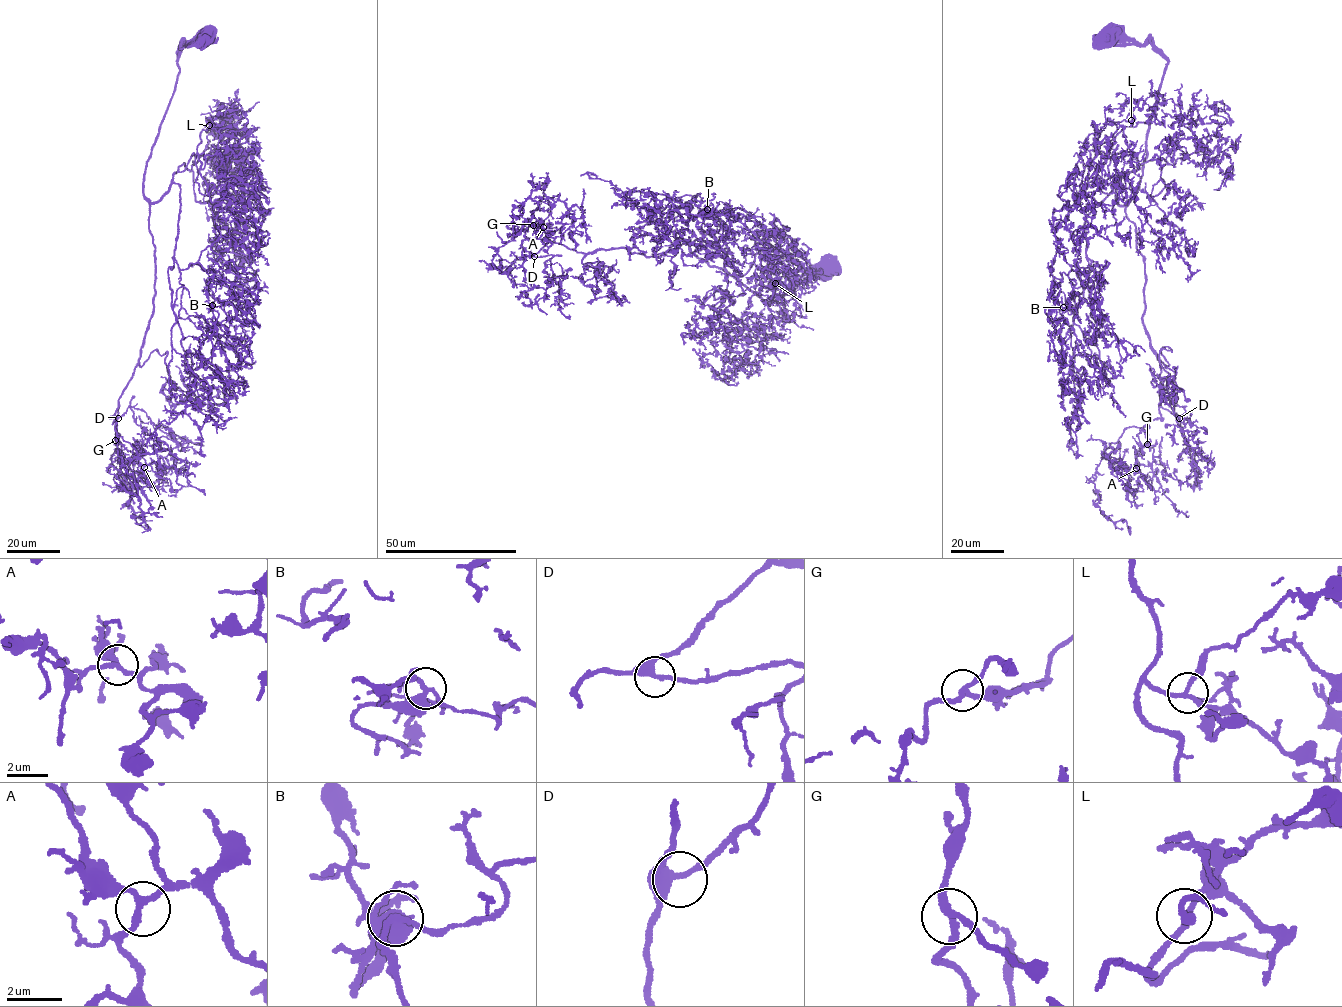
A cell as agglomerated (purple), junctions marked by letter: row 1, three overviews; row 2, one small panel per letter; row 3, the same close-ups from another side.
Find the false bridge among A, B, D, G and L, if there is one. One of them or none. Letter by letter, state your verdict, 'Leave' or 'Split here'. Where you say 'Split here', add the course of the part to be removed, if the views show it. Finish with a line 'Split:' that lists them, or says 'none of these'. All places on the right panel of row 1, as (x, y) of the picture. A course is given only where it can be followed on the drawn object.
A: Leave
B: Leave
D: Leave
G: Leave
L: Leave
Split: none of these

